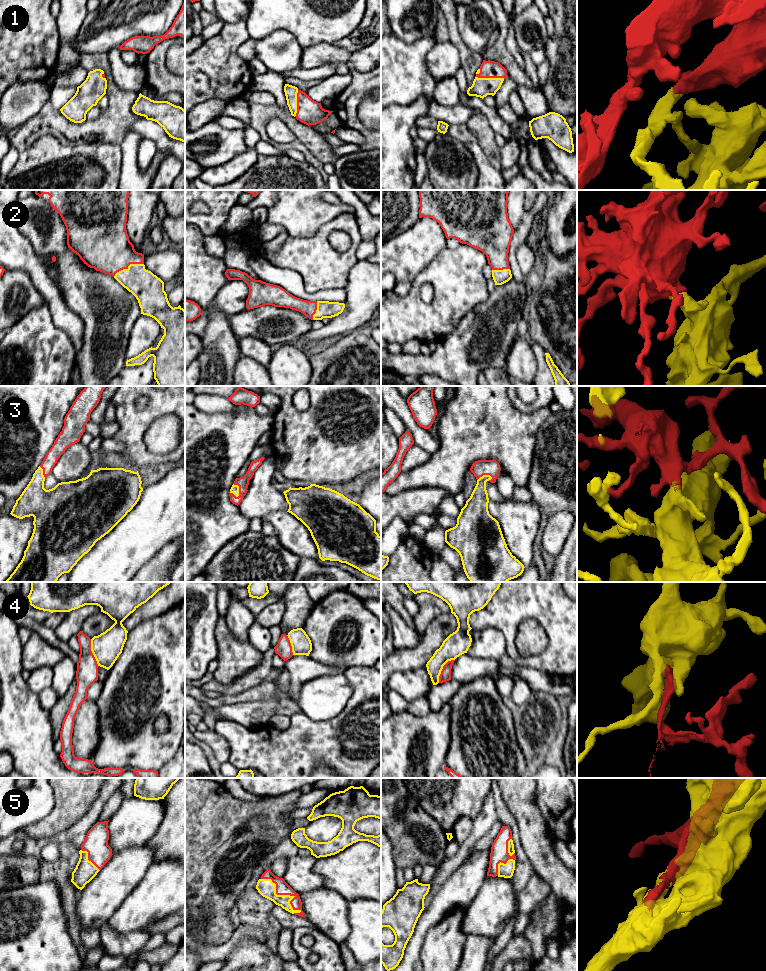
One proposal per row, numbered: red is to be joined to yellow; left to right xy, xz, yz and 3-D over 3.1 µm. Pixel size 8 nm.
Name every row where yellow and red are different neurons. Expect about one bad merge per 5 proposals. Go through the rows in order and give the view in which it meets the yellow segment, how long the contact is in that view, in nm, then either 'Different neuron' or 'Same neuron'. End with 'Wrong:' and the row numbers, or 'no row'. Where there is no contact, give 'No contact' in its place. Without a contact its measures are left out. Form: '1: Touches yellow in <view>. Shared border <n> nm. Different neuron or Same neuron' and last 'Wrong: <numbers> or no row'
1: Touches yellow in yz. Shared border 240 nm. Same neuron
2: Touches yellow in xy. Shared border 260 nm. Same neuron
3: Touches yellow in xz. Shared border 120 nm. Same neuron
4: Touches yellow in yz. Shared border 240 nm. Different neuron
5: Touches yellow in xz. Shared border 420 nm. Same neuron
Wrong: 4

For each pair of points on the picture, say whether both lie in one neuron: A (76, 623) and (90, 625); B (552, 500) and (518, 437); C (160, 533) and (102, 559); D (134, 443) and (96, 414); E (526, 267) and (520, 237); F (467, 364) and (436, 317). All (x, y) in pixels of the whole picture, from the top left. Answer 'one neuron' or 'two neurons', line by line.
A: two neurons
B: two neurons
C: one neuron
D: two neurons
E: two neurons
F: two neurons

